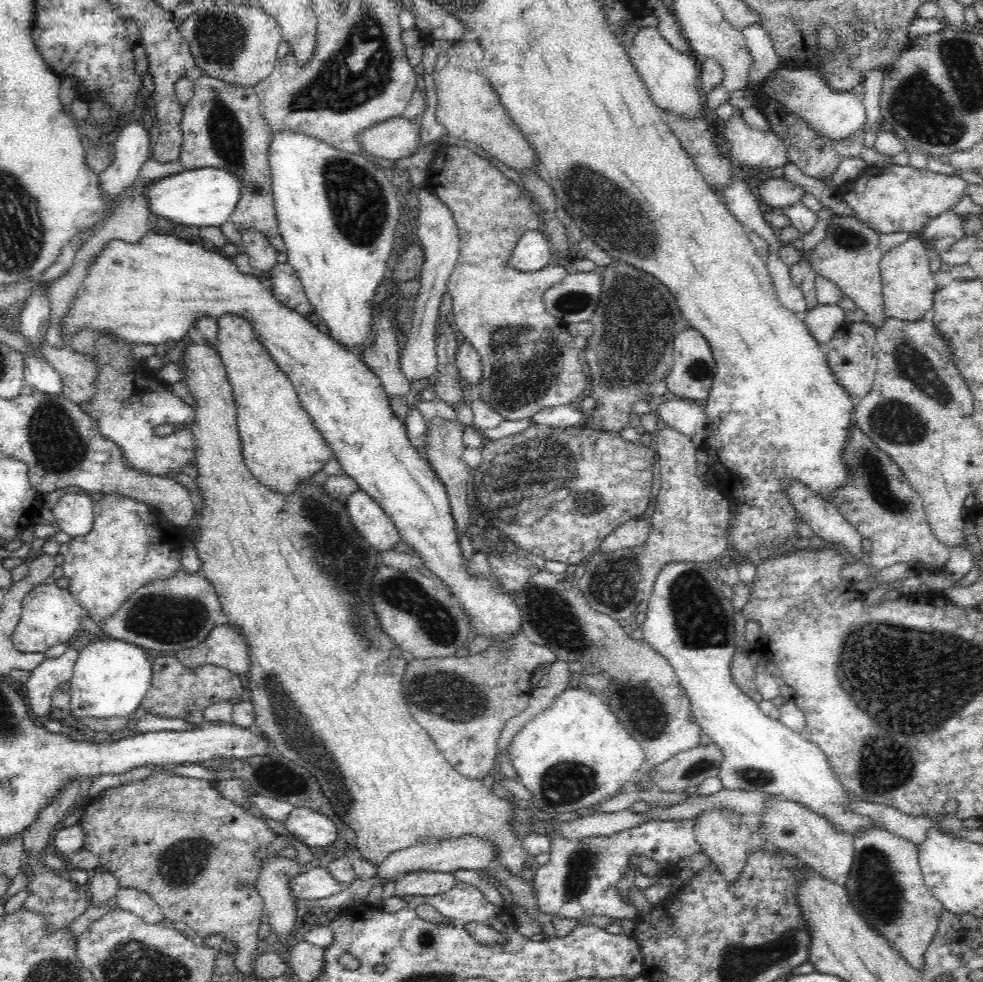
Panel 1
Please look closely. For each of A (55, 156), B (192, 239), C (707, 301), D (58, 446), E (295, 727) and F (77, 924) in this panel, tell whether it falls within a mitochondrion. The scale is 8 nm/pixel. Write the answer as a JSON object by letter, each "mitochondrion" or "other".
{"A":"other","B":"other","C":"other","D":"mitochondrion","E":"mitochondrion","F":"other"}

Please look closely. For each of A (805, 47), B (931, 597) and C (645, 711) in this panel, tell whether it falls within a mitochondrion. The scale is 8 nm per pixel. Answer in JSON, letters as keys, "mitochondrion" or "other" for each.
{"A":"other","B":"other","C":"mitochondrion"}

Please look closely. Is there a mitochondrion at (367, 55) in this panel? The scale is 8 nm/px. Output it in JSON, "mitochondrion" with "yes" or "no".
{"mitochondrion":"yes"}

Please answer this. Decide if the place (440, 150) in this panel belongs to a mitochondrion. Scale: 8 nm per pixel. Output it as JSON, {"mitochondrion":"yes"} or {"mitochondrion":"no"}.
{"mitochondrion":"no"}

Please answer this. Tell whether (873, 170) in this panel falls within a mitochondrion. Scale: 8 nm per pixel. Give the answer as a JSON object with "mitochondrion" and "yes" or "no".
{"mitochondrion":"no"}

